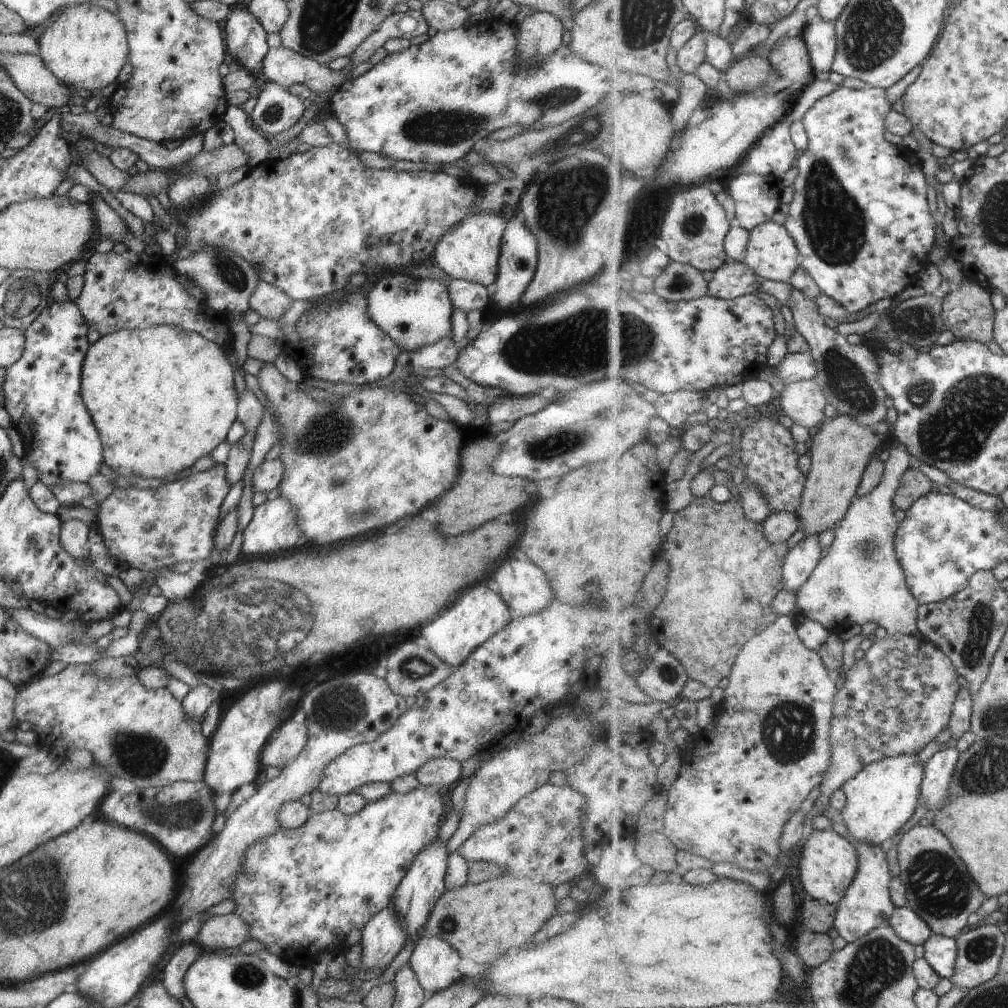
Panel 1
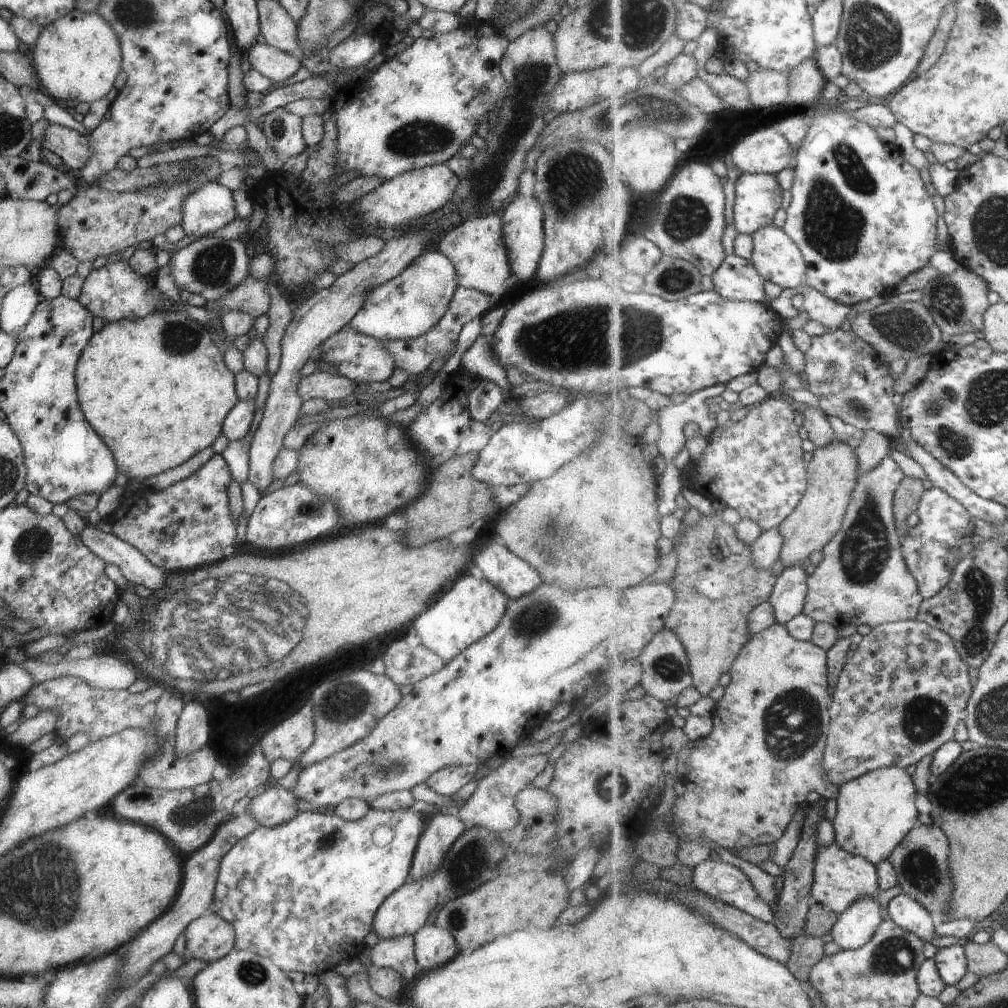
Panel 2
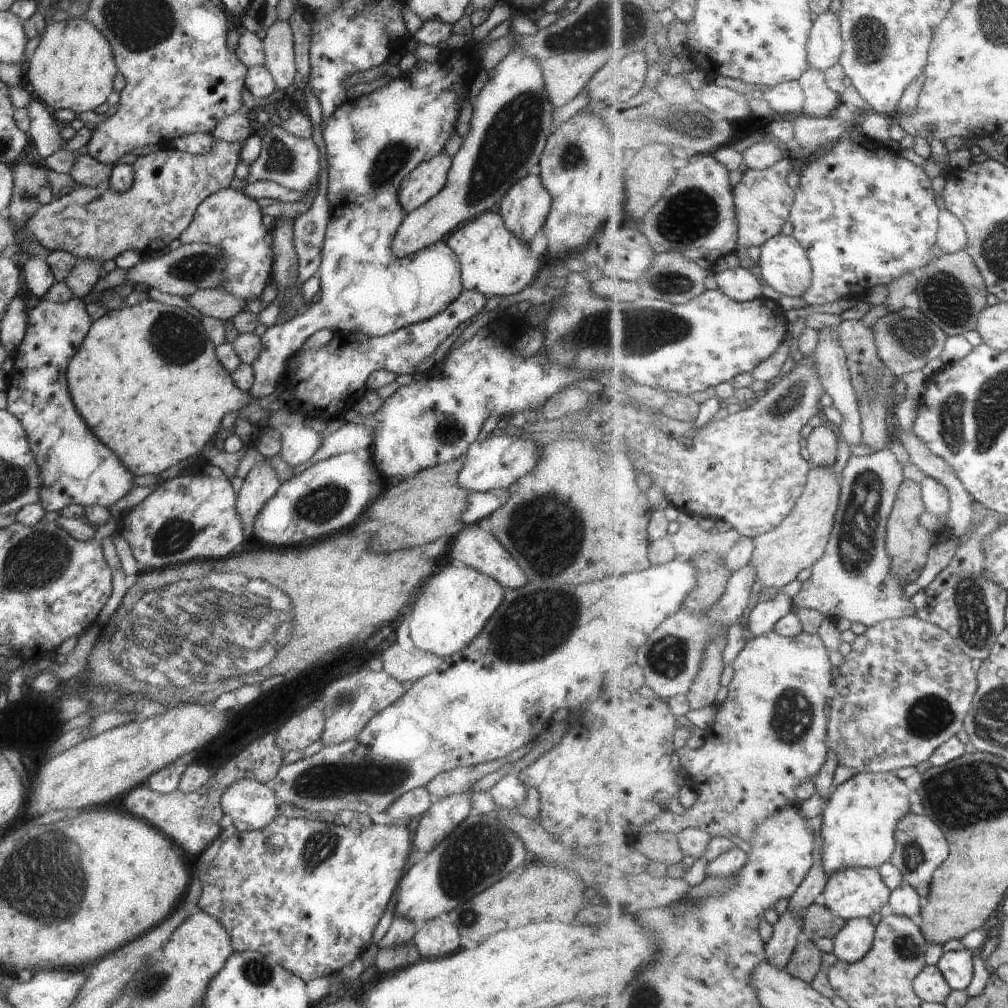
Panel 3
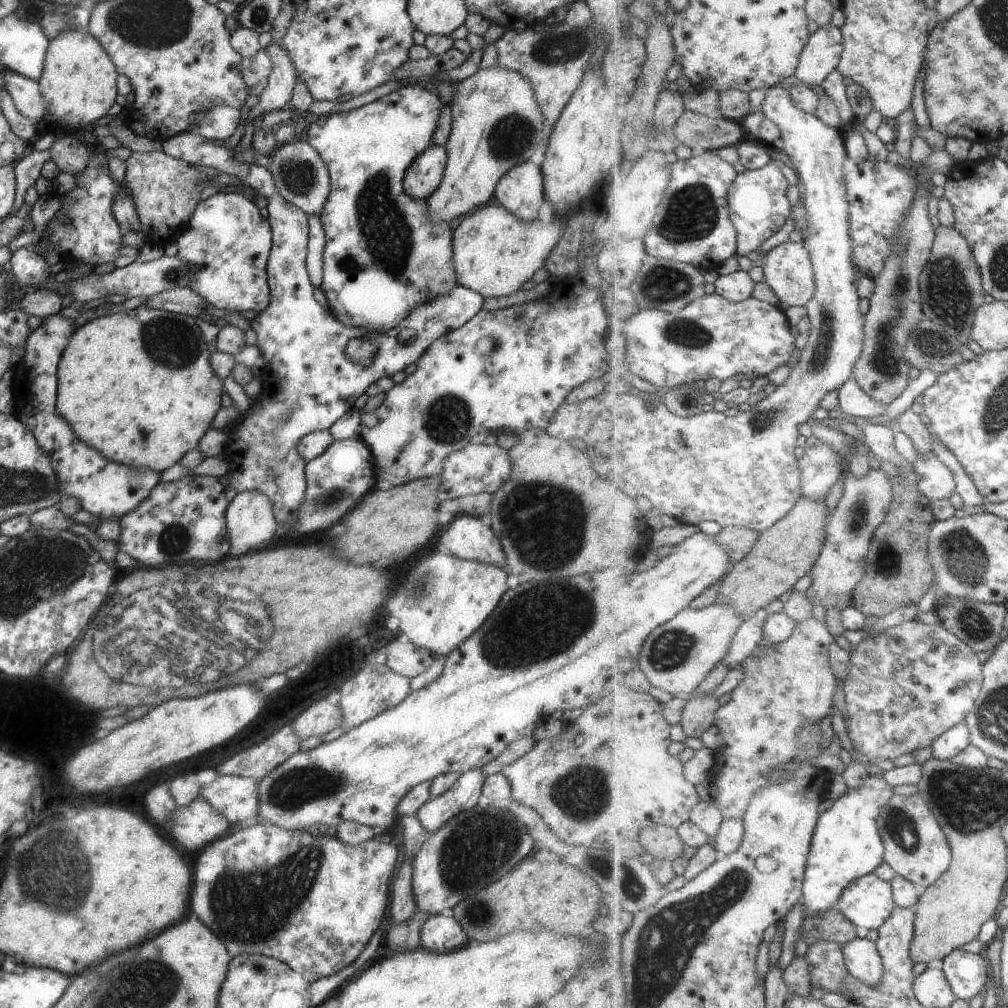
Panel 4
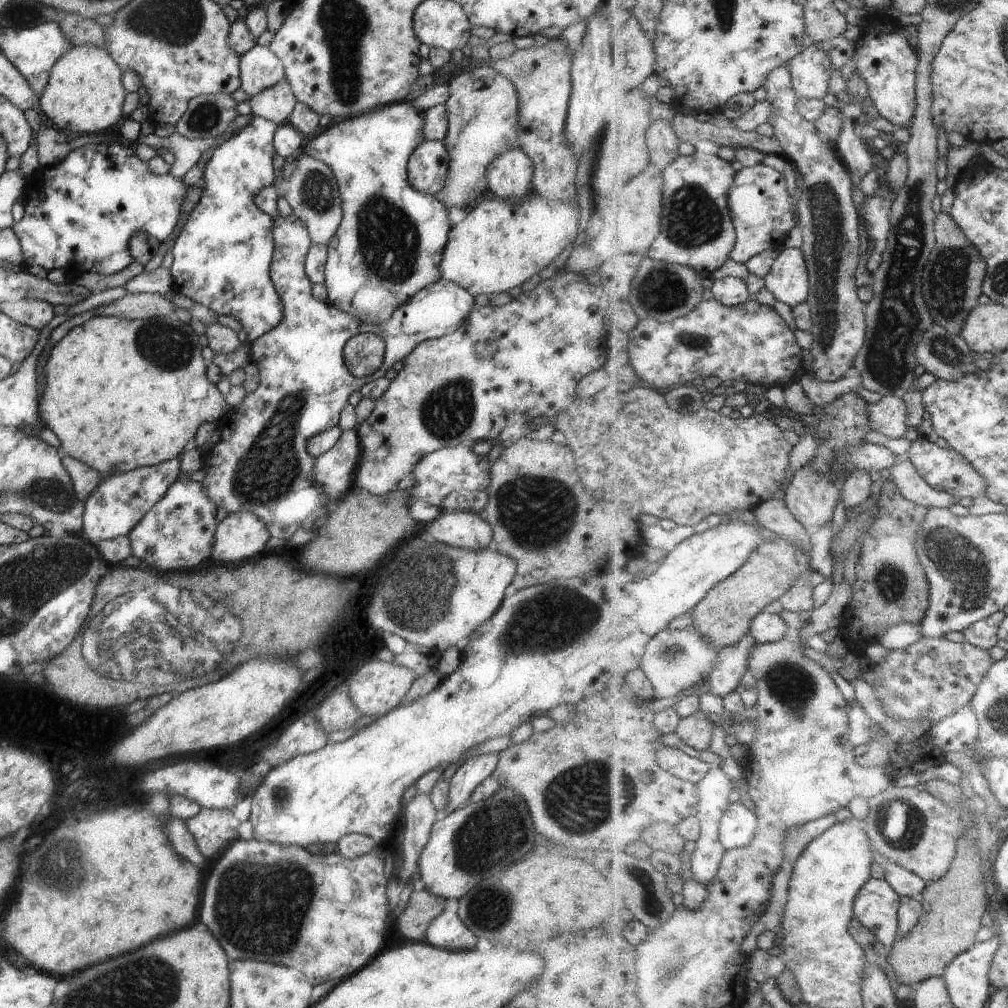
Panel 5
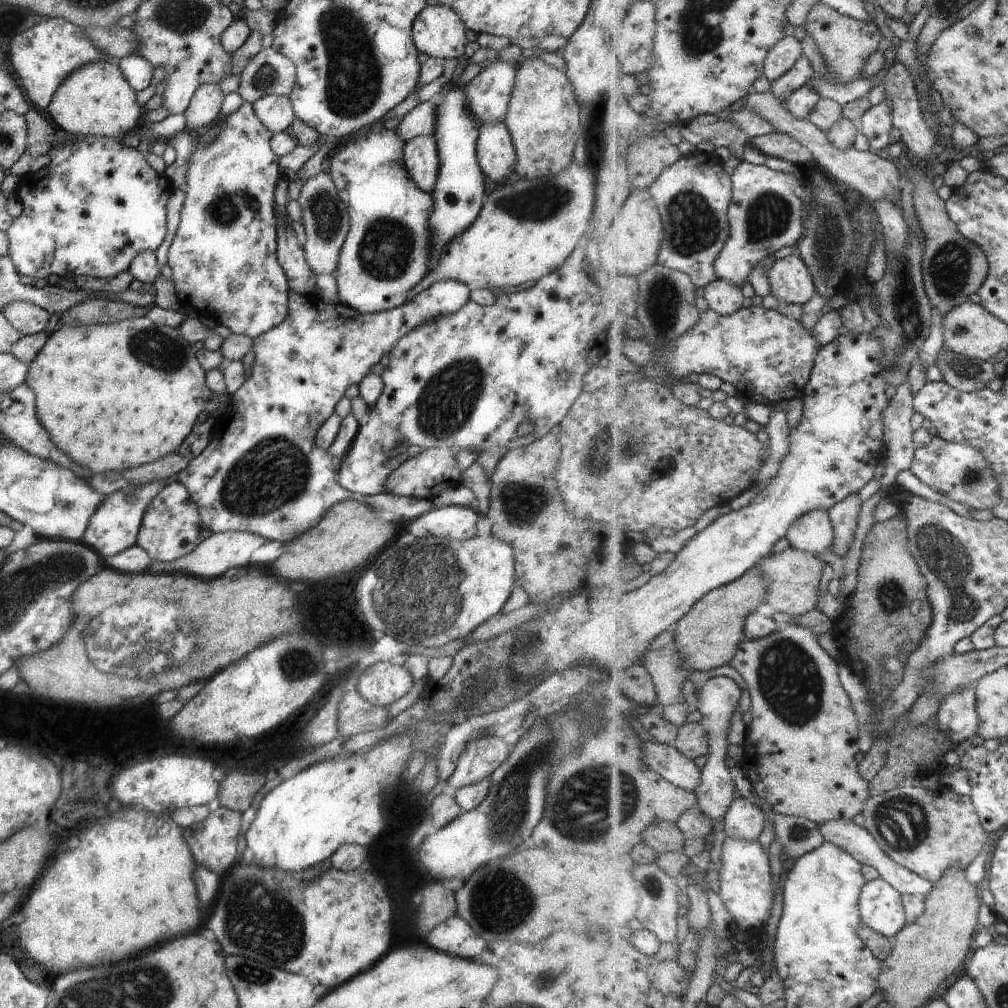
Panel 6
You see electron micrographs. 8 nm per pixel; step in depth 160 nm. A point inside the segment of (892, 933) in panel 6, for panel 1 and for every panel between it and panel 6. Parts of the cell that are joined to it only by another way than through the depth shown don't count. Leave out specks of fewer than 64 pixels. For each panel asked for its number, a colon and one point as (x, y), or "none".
1: (829, 863)
2: (840, 878)
3: (855, 893)
4: (869, 903)
5: (877, 907)

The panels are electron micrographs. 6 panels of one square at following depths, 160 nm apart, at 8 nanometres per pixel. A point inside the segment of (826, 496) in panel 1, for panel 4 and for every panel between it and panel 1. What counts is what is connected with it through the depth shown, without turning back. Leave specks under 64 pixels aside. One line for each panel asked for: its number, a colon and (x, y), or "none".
2: (833, 470)
3: (801, 541)
4: (788, 550)

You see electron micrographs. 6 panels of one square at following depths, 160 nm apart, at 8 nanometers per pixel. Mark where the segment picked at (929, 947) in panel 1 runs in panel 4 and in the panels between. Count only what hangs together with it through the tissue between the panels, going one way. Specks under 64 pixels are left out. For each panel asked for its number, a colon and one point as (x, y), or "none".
2: (952, 961)
3: (957, 967)
4: (967, 973)

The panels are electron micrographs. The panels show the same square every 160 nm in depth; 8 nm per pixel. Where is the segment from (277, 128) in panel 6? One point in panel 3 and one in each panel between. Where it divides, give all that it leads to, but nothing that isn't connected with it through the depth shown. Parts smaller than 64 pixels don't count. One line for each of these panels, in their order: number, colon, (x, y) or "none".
3: (278, 60)
4: (277, 91)
5: (275, 103)

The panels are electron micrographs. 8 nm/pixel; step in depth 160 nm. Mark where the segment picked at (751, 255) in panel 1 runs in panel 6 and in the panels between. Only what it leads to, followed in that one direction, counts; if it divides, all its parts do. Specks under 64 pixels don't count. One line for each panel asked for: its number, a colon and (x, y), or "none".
2: (778, 258)
3: (784, 264)
4: (788, 269)
5: (789, 281)
6: (791, 281)

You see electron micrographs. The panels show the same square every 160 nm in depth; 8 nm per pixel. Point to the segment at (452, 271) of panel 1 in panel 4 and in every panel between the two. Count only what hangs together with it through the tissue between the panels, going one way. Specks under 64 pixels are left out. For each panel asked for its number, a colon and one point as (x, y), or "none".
2: (475, 247)
3: (494, 262)
4: (493, 252)

